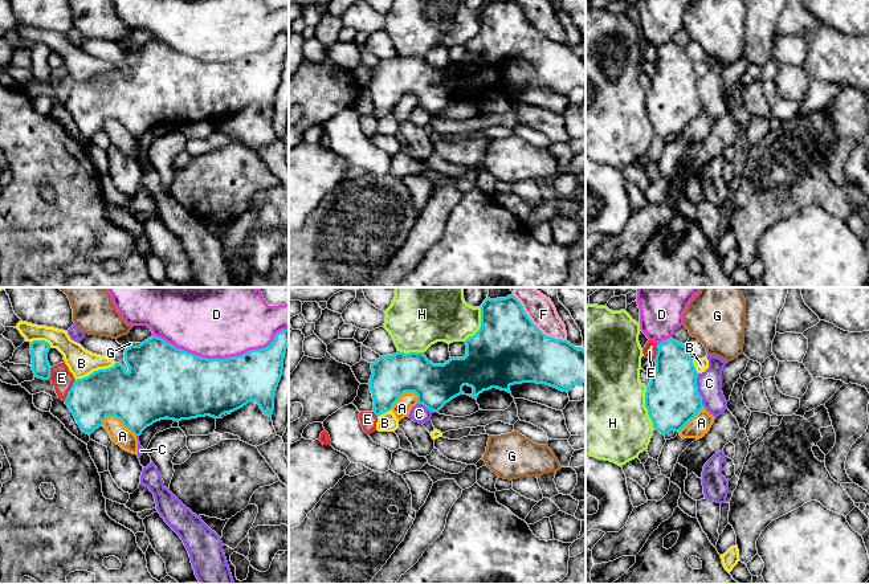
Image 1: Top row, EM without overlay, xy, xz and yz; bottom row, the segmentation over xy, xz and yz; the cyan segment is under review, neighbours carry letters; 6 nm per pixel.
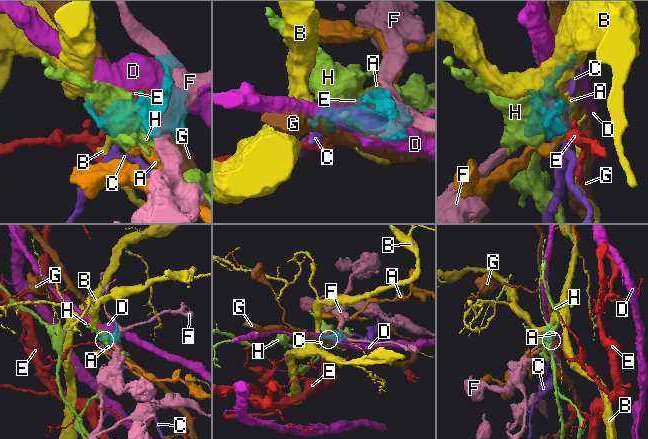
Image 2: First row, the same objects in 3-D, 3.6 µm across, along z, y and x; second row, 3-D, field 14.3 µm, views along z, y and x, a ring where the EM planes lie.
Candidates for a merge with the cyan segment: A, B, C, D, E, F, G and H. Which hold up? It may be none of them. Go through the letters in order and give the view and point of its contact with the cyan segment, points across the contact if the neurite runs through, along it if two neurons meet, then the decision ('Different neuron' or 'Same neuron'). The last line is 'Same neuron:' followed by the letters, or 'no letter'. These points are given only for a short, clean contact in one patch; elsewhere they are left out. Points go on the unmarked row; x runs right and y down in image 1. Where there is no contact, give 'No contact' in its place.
A: Touches cyan at xy (119, 122). Boundary: xy (102, 123), (107, 119), (115, 119), (135, 139). Different neuron
B: Touches cyan at xy (96, 74). Different neuron
C: Touches cyan at yz (697, 93). Boundary: yz (697, 77), (697, 94), (704, 109). Different neuron
D: Touches cyan at xy (221, 62). Different neuron
E: Touches cyan at xy (70, 93). Different neuron
F: Touches cyan at xz (535, 29). Different neuron
G: Touches cyan at xy (134, 49). Different neuron
H: Touches cyan at yz (647, 111). Different neuron
Same neuron: no letter

